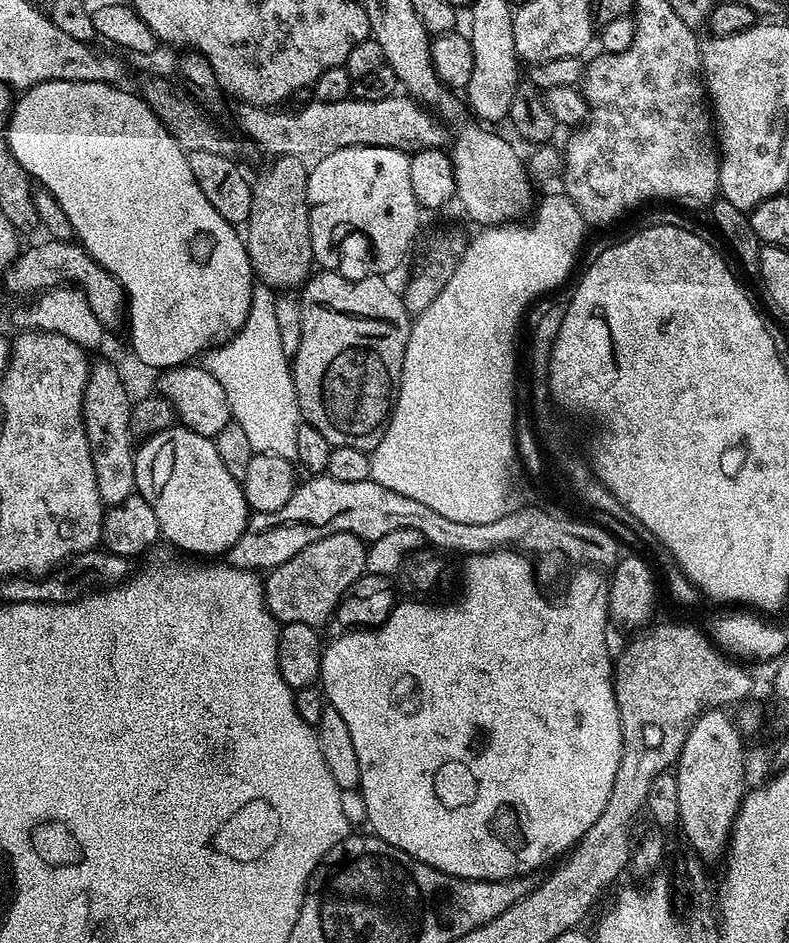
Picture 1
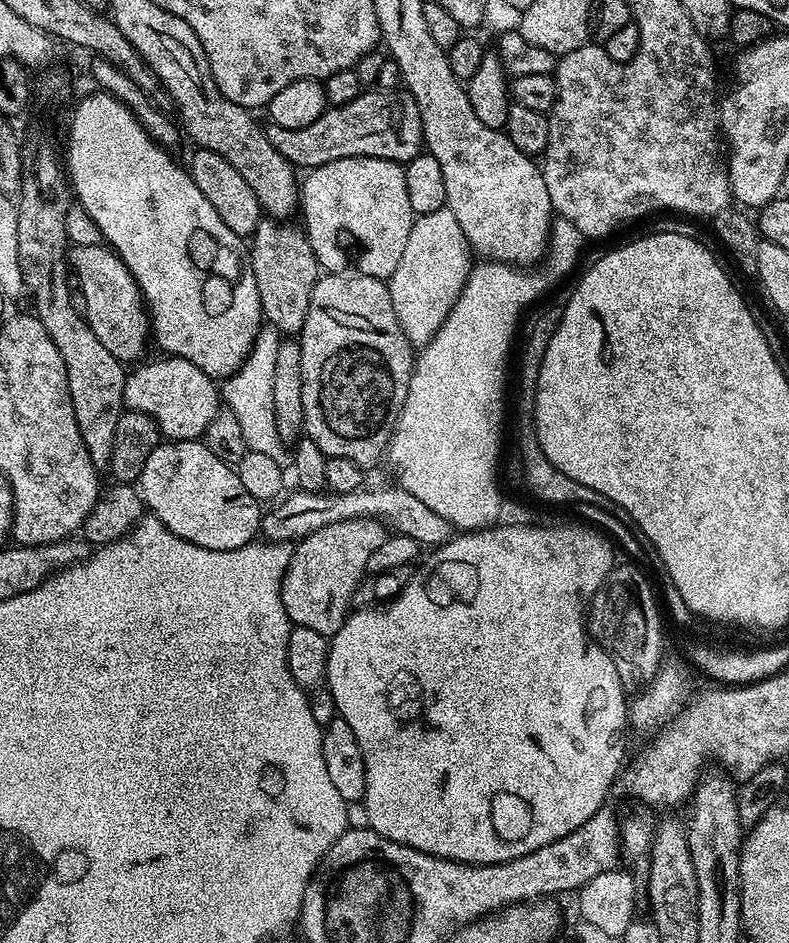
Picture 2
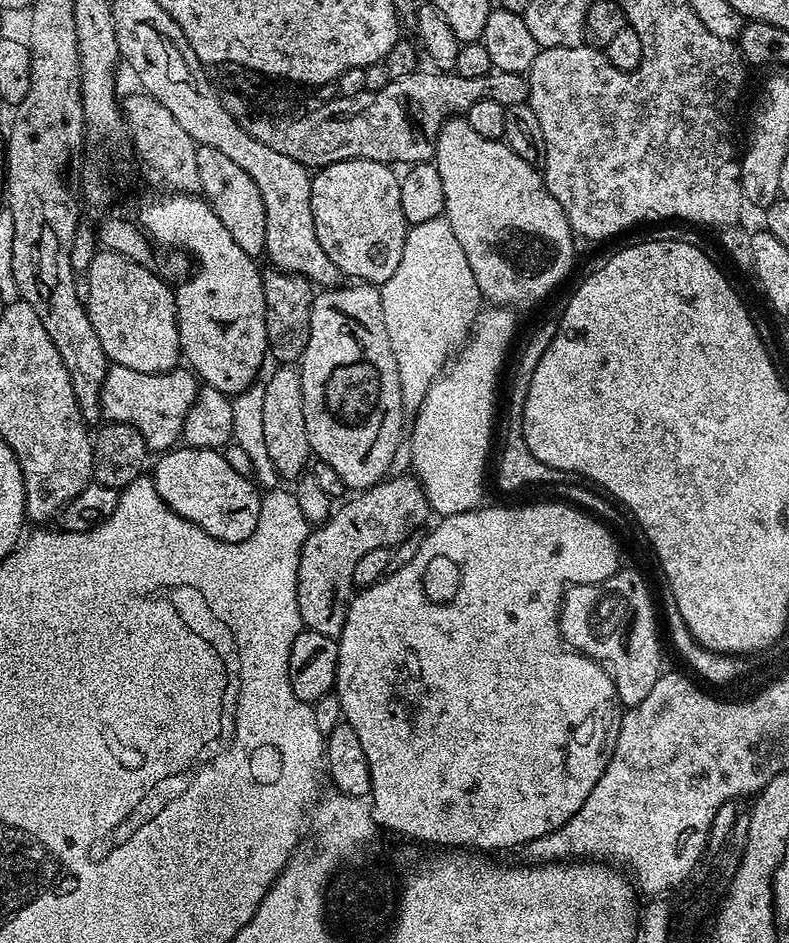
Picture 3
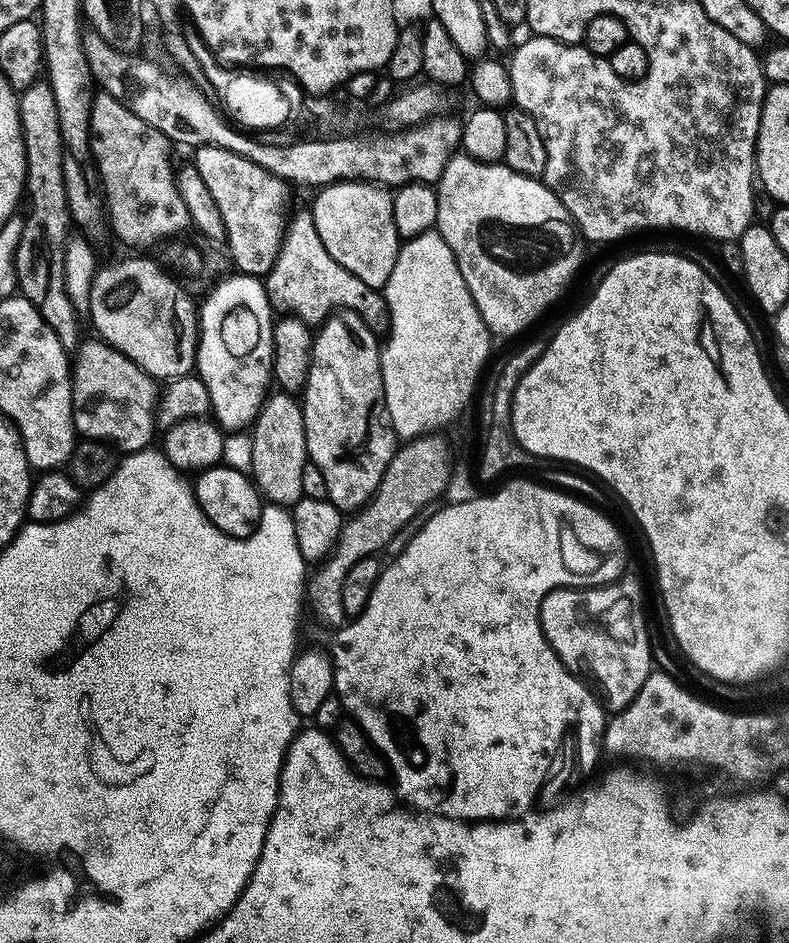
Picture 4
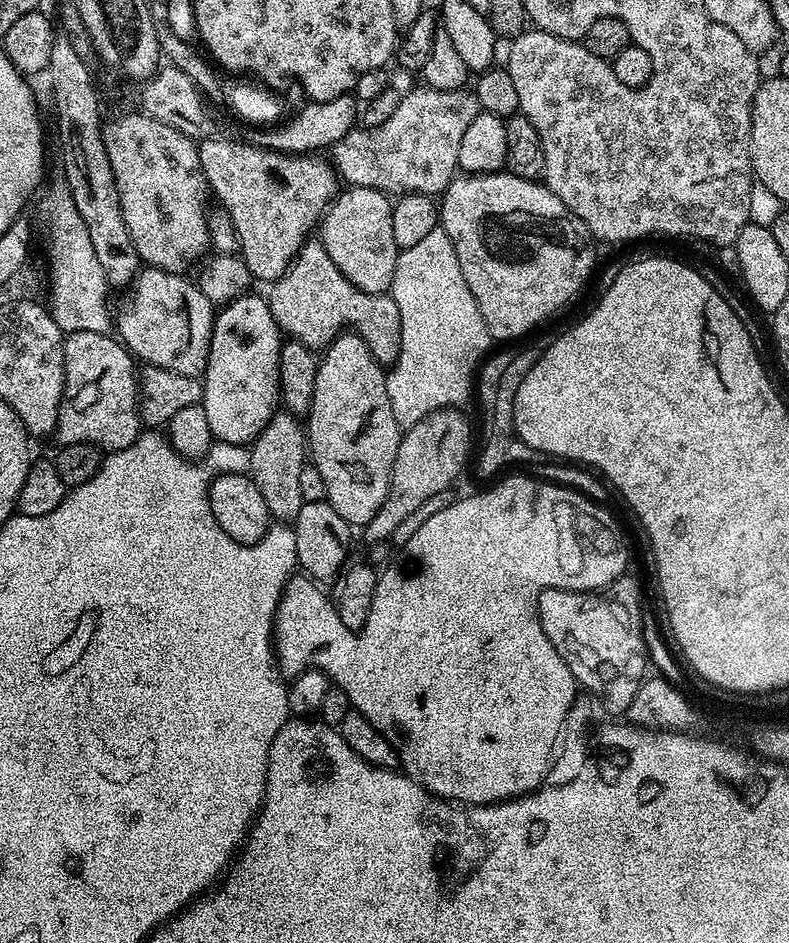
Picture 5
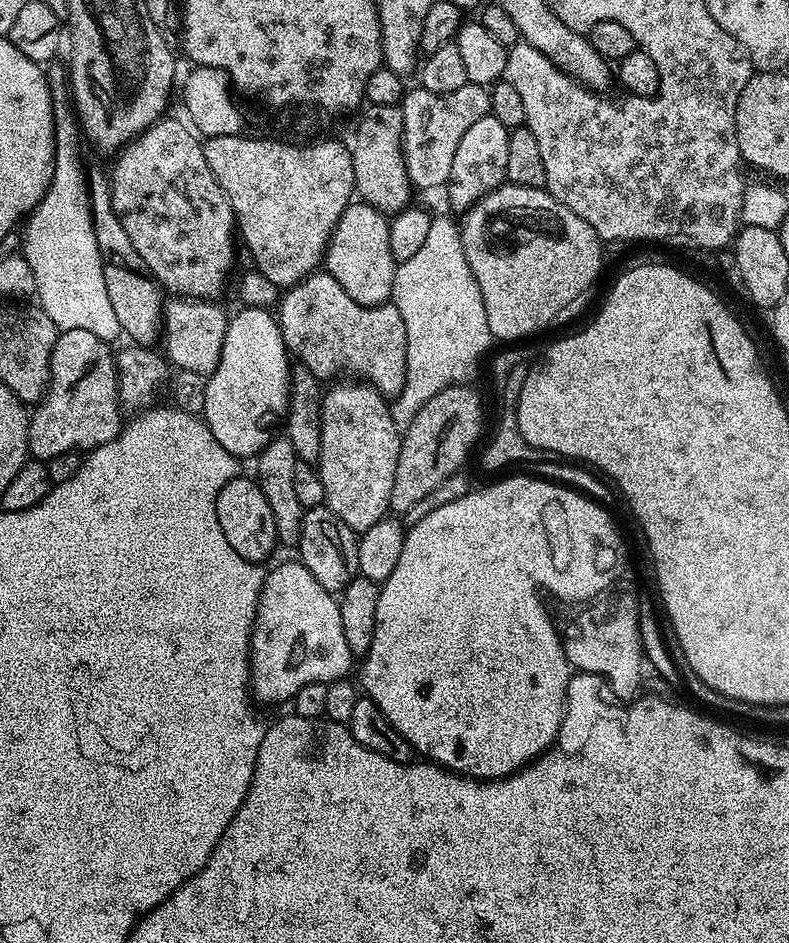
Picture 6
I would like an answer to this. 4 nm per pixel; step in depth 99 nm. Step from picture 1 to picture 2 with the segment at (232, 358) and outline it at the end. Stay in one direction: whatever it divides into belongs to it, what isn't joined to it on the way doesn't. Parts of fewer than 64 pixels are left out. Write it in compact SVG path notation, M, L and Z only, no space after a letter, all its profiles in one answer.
M271 326L261 327L250 354L244 365L233 376L227 377L222 384L222 400L226 407L238 418L242 434L246 438L248 451L260 451L276 461L283 461L285 441L278 434L274 418L274 365L278 359L278 346L282 336Z

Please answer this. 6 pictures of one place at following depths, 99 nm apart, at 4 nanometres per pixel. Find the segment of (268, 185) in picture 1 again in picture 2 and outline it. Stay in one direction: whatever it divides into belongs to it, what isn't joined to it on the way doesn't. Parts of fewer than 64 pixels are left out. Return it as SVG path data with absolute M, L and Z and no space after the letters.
M261 219L250 237L250 259L263 319L281 334L299 334L306 322L310 294L322 275L308 233L292 222Z

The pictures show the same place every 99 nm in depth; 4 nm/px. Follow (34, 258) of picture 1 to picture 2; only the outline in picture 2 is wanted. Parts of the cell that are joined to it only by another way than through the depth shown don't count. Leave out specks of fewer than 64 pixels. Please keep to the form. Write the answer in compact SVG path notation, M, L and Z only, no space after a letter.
M103 243L94 246L71 245L66 253L66 264L71 275L80 279L80 296L84 299L82 308L88 325L94 334L98 334L98 342L102 342L102 346L106 346L106 350L122 362L139 361L144 347L150 344L150 321L144 296L130 270L126 270L120 257Z

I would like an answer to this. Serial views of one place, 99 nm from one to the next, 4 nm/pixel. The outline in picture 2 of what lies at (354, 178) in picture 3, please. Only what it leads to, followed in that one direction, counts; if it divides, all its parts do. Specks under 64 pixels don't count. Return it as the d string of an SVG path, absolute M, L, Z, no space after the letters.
M338 158L338 162L326 162L326 166L318 166L307 173L308 180L300 184L299 211L304 212L302 227L308 233L308 241L314 250L316 260L325 273L335 274L345 271L348 256L342 245L338 244L340 234L346 233L361 246L360 257L356 264L359 275L373 276L387 281L398 270L398 262L402 259L402 249L406 247L406 238L410 238L410 226L414 213L410 206L410 197L406 195L406 178L404 165L395 160L382 158Z

